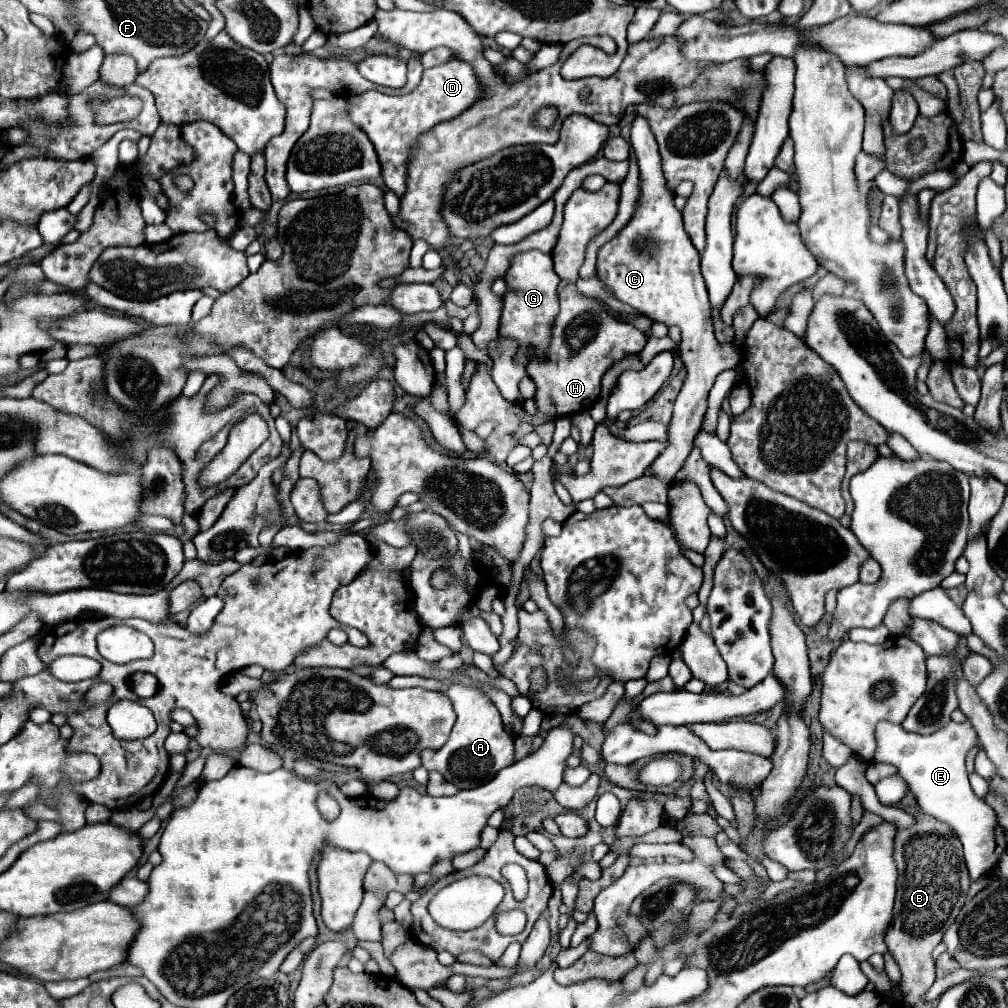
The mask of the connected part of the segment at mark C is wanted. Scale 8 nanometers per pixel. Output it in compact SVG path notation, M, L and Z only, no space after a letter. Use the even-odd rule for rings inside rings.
M636 117L632 123L630 143L640 167L640 199L628 225L600 247L596 267L598 279L612 291L612 295L616 295L618 301L636 307L636 311L652 321L664 323L666 327L676 325L682 331L680 357L688 375L674 403L674 429L668 439L670 445L650 465L652 475L672 483L694 447L692 441L696 433L702 429L702 419L708 407L706 399L714 379L718 373L734 369L740 363L740 349L734 343L720 345L714 339L712 305L700 273L700 255L684 229L682 211L674 207L674 191L668 189L664 177L658 143L642 117Z

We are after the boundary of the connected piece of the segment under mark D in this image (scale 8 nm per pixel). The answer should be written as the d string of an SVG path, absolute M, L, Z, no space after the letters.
M452 59L444 65L424 69L420 85L408 95L392 97L378 91L368 91L364 95L352 97L350 117L356 125L360 125L368 133L370 141L374 143L382 165L382 177L386 187L392 189L398 197L402 197L406 193L408 161L416 139L424 135L428 129L436 127L438 123L462 115L482 97L484 97L484 87L480 85L480 79L476 77L472 65L460 59Z

